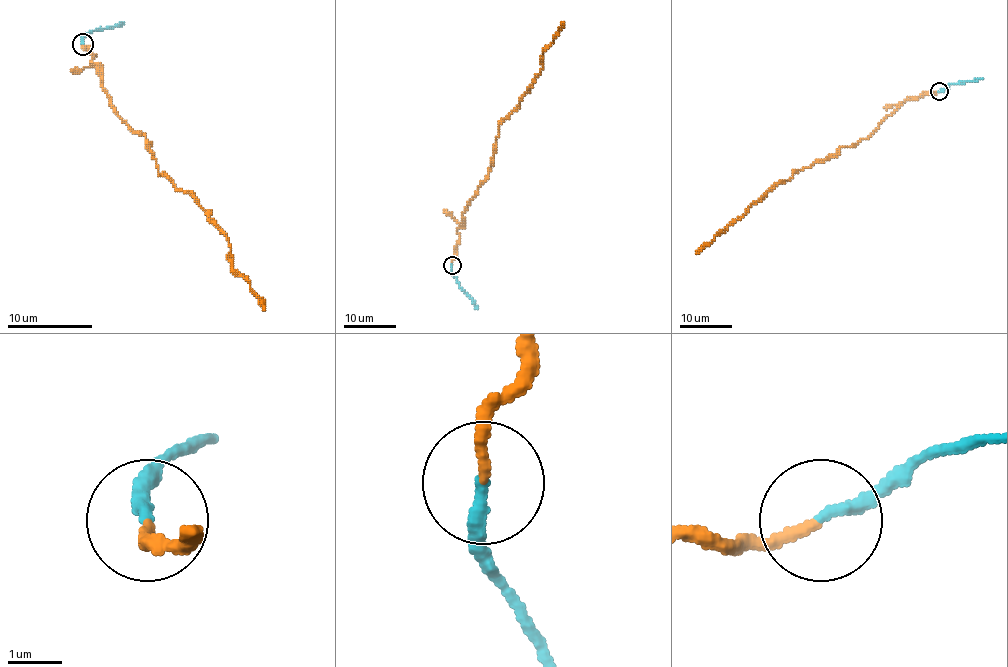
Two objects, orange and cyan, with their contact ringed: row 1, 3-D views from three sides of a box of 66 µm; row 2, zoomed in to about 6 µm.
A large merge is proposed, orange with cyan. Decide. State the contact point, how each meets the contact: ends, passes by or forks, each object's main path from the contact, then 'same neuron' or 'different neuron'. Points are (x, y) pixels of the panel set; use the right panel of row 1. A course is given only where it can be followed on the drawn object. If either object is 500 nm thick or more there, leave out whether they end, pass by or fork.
at (939, 91); orange ends there; cyan ends there; orange runs (939, 91), (905, 100), (867, 138), (797, 170), (788, 181), (769, 189), (695, 254); cyan runs (939, 91), (951, 84), (983, 78); different neuron

